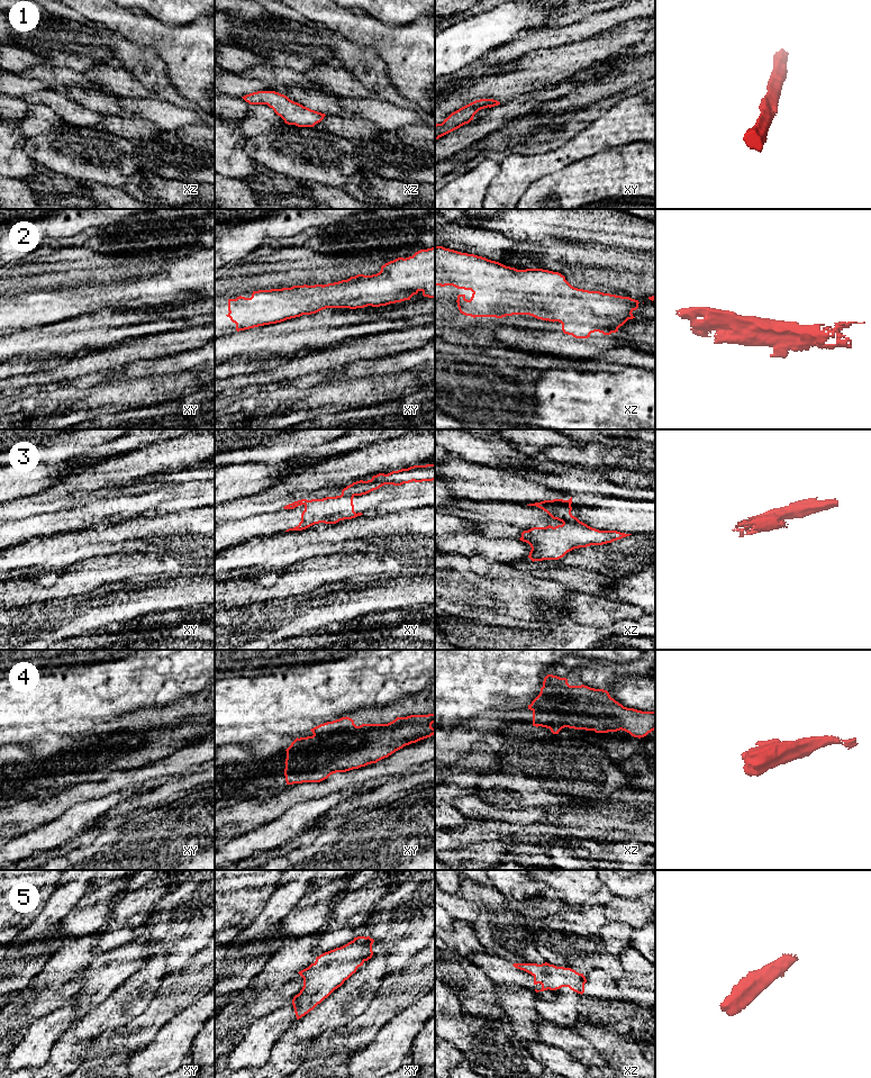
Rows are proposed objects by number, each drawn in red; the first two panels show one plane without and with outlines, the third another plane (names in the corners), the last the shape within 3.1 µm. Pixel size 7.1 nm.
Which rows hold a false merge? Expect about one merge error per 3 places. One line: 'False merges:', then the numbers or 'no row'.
False merges: 3

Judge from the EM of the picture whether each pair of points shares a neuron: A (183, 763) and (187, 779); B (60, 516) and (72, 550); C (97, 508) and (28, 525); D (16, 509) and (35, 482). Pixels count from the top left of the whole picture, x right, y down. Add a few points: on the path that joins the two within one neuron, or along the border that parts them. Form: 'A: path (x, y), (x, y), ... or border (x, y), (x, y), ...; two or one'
A: border (186, 771), (175, 776); two
B: border (62, 532), (45, 537), (36, 537); two
C: path (80, 517), (45, 525); one
D: border (51, 486), (11, 500); two

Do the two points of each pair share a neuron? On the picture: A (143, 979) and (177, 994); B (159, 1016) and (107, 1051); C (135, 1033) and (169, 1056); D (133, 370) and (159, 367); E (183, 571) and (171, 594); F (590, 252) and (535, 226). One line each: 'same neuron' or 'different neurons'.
A: different neurons
B: same neuron
C: different neurons
D: same neuron
E: different neurons
F: same neuron

